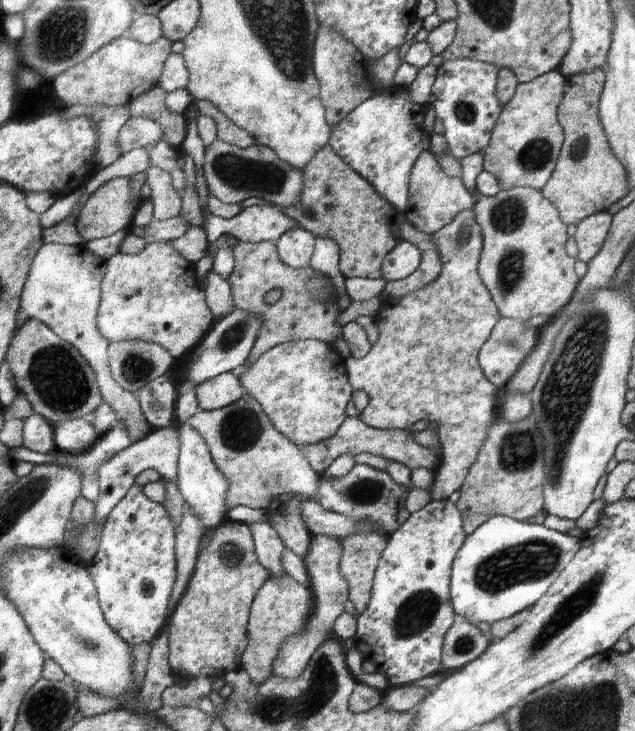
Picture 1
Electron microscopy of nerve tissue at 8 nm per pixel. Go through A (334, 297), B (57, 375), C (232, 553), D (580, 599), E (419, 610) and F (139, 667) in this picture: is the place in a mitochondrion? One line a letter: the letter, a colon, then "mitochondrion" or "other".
A: other
B: mitochondrion
C: mitochondrion
D: mitochondrion
E: mitochondrion
F: other

